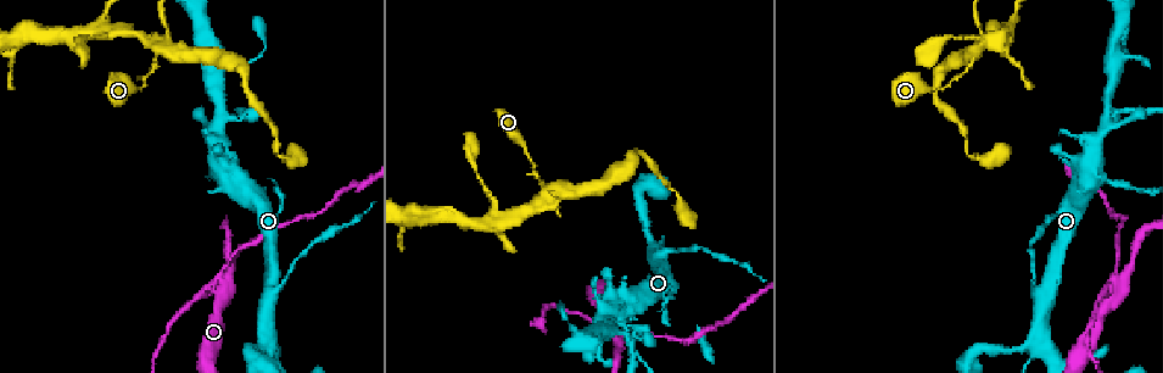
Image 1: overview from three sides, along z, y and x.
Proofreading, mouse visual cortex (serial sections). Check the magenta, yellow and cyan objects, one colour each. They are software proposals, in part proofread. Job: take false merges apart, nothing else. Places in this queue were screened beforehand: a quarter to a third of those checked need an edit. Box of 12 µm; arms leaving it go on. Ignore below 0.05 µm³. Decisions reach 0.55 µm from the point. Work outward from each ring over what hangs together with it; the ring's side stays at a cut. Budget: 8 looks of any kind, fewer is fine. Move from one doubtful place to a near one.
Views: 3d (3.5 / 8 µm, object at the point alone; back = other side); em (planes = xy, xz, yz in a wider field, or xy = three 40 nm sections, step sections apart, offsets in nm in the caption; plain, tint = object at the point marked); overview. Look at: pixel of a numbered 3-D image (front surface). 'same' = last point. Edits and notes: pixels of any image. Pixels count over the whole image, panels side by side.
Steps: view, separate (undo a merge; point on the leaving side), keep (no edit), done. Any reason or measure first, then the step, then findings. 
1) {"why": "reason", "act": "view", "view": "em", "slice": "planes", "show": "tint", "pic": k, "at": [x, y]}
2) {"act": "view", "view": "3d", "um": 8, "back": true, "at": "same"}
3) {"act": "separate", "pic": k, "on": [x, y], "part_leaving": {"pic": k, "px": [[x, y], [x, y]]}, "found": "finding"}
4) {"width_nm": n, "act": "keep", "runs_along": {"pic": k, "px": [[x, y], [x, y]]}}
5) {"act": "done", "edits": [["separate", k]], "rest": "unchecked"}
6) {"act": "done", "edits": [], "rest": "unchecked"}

{"why": "thin arm on a thick one", "act": "view", "view": "3d", "um": 3.5, "pic": 1, "at": [273, 294]}

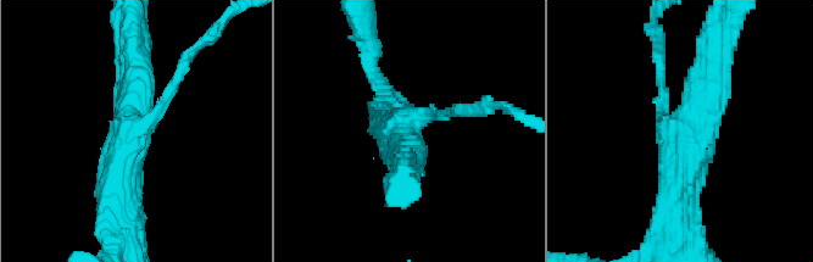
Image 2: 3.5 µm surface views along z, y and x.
{"arms": 3, "arm_widths_nm": [100, 400, 450], "why": "need the tissue", "act": "view", "view": "em", "slice": "xy", "step": 3, "show": "tint", "pic": 2, "at": [672, 131]}

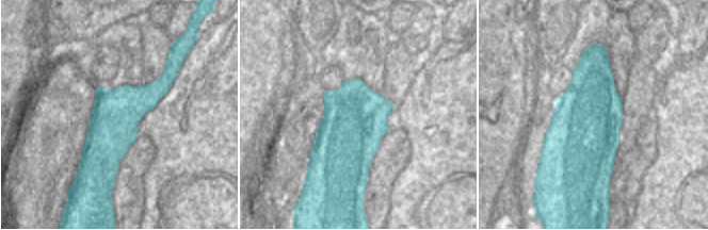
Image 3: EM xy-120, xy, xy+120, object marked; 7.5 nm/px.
{"act": "keep", "runs_along": {"pic": 3, "px": [[169, 64], [110, 134], [109, 179]]}, "found": "one cell here"}

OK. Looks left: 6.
{"why": "sudden change in width", "act": "view", "view": "3d", "um": 3.5, "pic": 1, "at": [527, 153]}

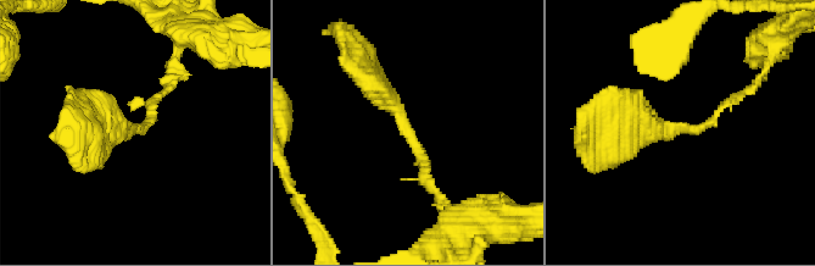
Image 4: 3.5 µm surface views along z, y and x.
{"arm_widths_nm": [100, 300], "why": "now the EM", "act": "view", "view": "em", "slice": "planes", "show": "tint", "pic": 4, "at": [683, 129]}

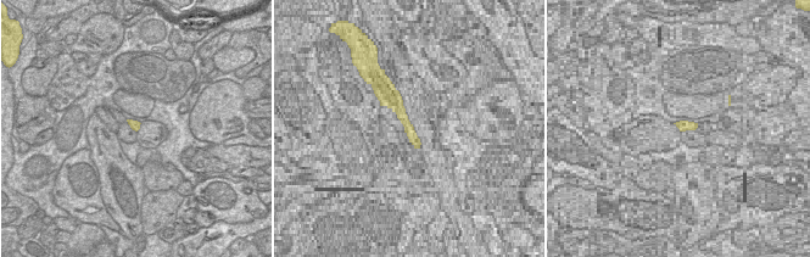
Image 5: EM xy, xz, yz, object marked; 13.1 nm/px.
{"act": "keep", "found": "continuous, no second cell"}

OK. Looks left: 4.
{"why": "sudden change in width", "act": "view", "view": "3d", "um": 8, "pic": 1, "at": [976, 50]}

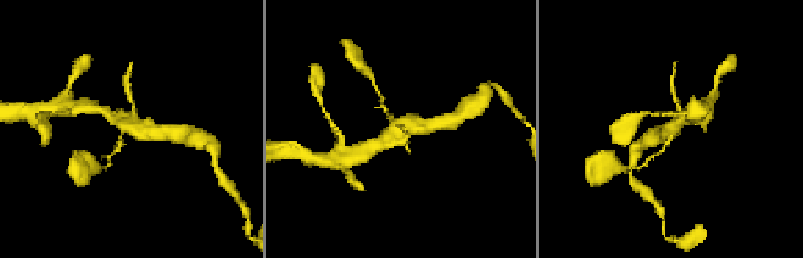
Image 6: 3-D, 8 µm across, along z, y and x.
{"why": "need the tissue", "act": "view", "view": "em", "slice": "planes", "show": "tint", "pic": 6, "at": [394, 126]}

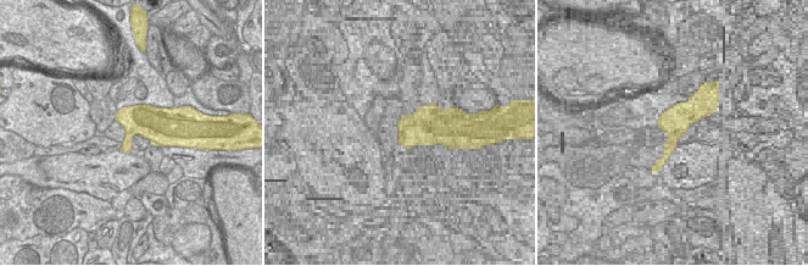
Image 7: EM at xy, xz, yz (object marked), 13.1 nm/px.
{"act": "keep", "runs_along": {"pic": 6, "px": [[656, 155], [676, 123], [695, 111]]}, "found": "all the same cell"}

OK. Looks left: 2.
{"act": "done", "edits": [], "rest": "unchecked"}

